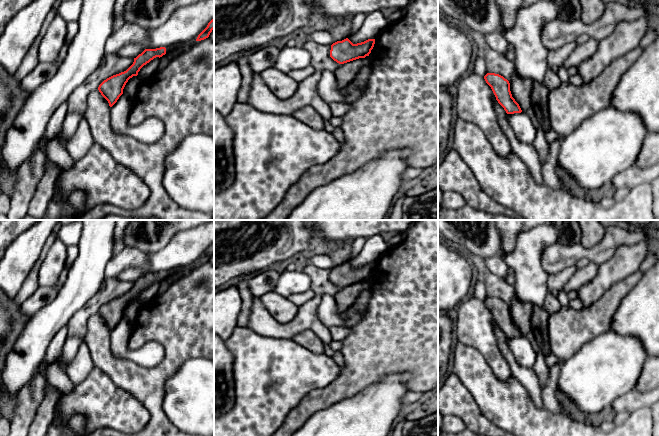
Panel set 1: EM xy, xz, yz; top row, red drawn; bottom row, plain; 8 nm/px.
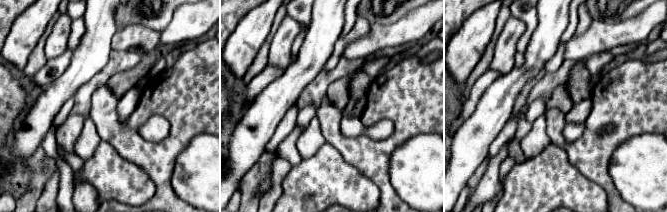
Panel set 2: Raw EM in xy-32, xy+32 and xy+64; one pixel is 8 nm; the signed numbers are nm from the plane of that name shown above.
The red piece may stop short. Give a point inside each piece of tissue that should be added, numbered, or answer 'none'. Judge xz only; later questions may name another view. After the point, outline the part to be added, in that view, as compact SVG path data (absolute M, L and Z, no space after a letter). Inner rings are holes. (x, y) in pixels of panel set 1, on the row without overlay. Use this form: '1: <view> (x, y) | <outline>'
none

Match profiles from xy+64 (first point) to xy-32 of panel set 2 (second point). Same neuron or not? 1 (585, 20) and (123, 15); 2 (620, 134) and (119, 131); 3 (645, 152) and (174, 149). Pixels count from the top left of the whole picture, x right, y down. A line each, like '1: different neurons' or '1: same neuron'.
1: different neurons
2: same neuron
3: different neurons

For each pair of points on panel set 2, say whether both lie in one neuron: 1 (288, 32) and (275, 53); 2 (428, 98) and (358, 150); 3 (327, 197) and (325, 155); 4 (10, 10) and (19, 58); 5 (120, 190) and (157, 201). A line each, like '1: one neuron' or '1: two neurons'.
1: one neuron
2: one neuron
3: one neuron
4: two neurons
5: two neurons

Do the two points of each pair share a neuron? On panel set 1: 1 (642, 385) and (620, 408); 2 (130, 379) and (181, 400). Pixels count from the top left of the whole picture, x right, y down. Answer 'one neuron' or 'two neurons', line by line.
1: two neurons
2: two neurons

